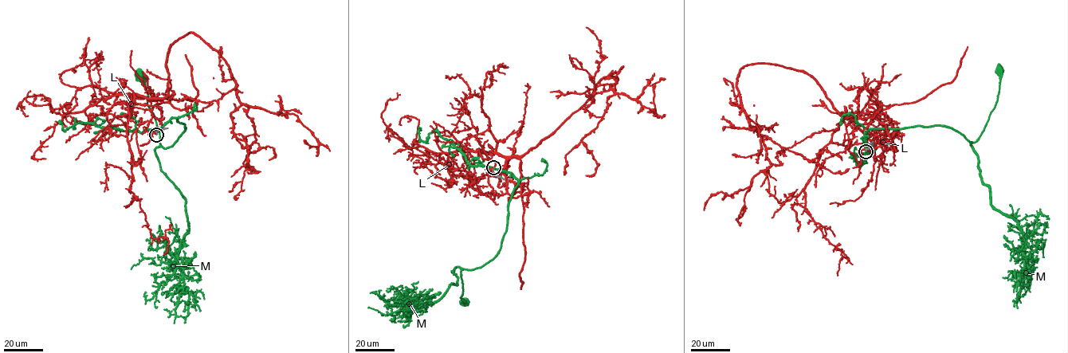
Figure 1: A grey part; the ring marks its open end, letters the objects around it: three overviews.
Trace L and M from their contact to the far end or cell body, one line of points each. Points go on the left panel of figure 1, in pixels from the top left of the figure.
L: (156, 133), (151, 99), (191, 31), (236, 84), (233, 135), (256, 170), (231, 176)
M: (155, 131), (172, 118), (179, 118), (178, 121), (186, 127), (171, 146), (159, 146), (147, 92), (139, 76)

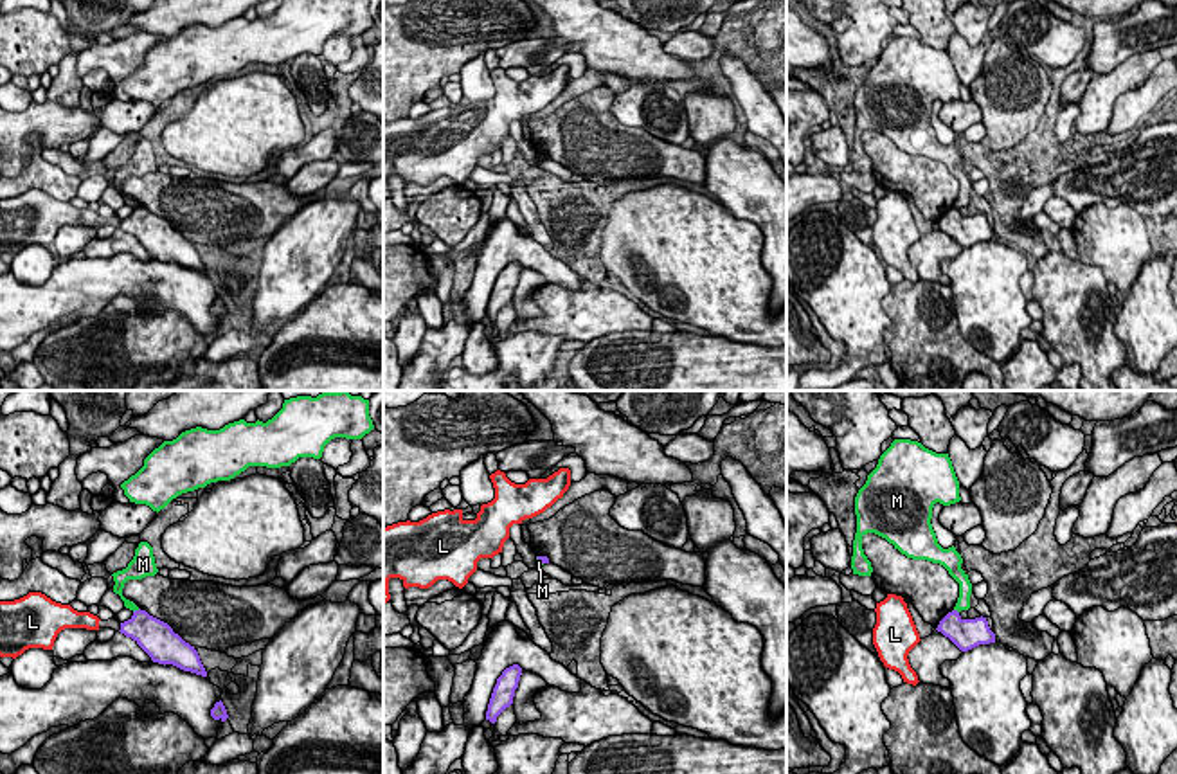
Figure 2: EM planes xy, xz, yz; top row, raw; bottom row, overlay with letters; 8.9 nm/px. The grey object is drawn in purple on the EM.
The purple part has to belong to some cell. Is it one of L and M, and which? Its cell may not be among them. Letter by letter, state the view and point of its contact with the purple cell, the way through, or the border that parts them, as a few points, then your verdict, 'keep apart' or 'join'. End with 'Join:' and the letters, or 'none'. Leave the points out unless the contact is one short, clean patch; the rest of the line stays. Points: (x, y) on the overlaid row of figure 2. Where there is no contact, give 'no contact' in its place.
L: no contact; keep apart
M: contact xy (135, 611); border xy (139, 609), (134, 612); keep apart
Join: none

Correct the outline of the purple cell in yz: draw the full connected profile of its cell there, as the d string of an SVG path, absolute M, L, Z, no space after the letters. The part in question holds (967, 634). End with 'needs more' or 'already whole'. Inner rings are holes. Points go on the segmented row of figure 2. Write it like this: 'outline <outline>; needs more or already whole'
outline M957 610L948 612L936 630L948 637L961 652L995 643L995 634L990 630L986 617L963 619Z; already whole

